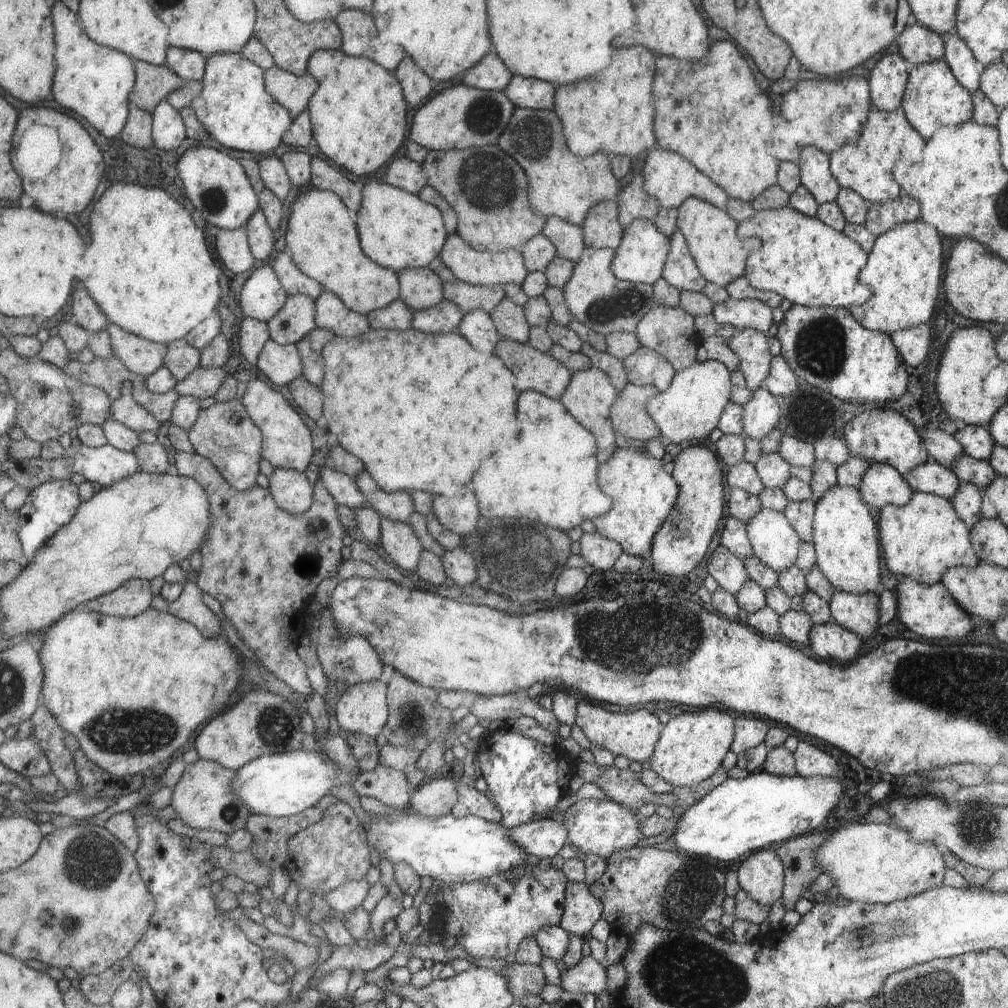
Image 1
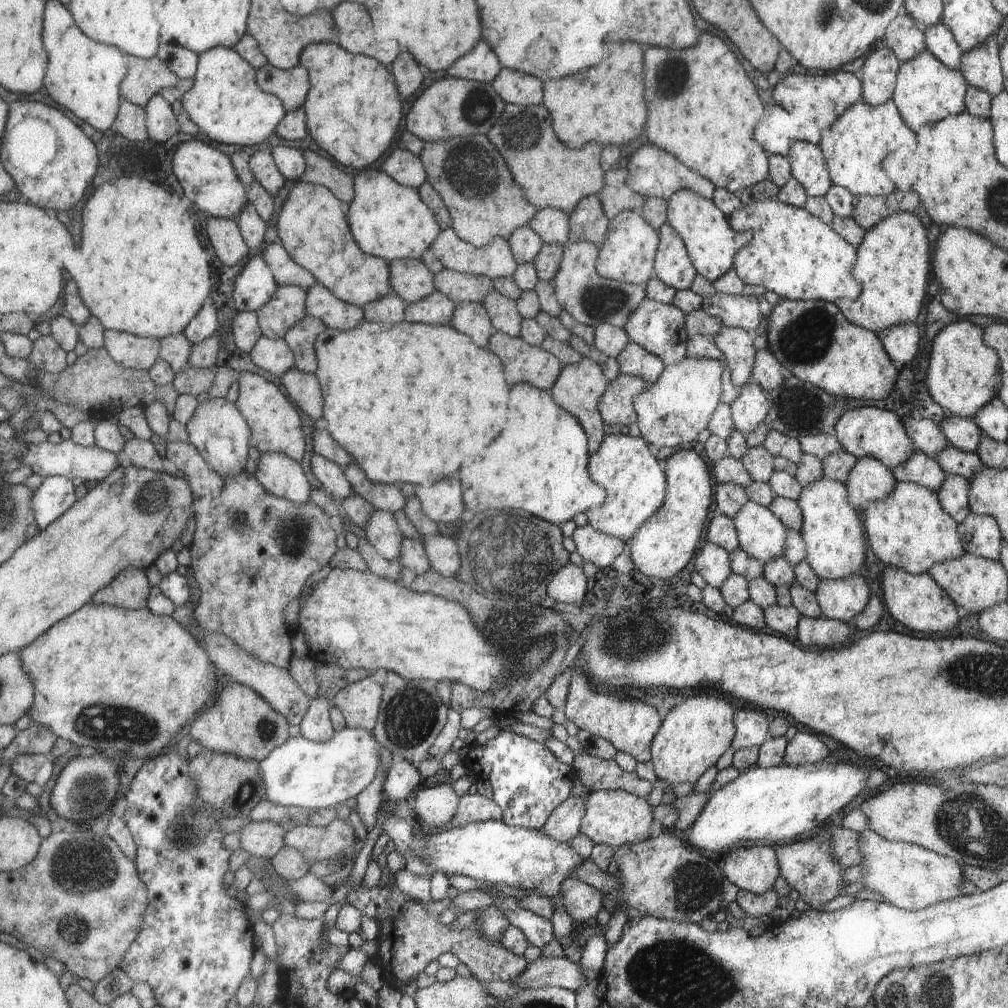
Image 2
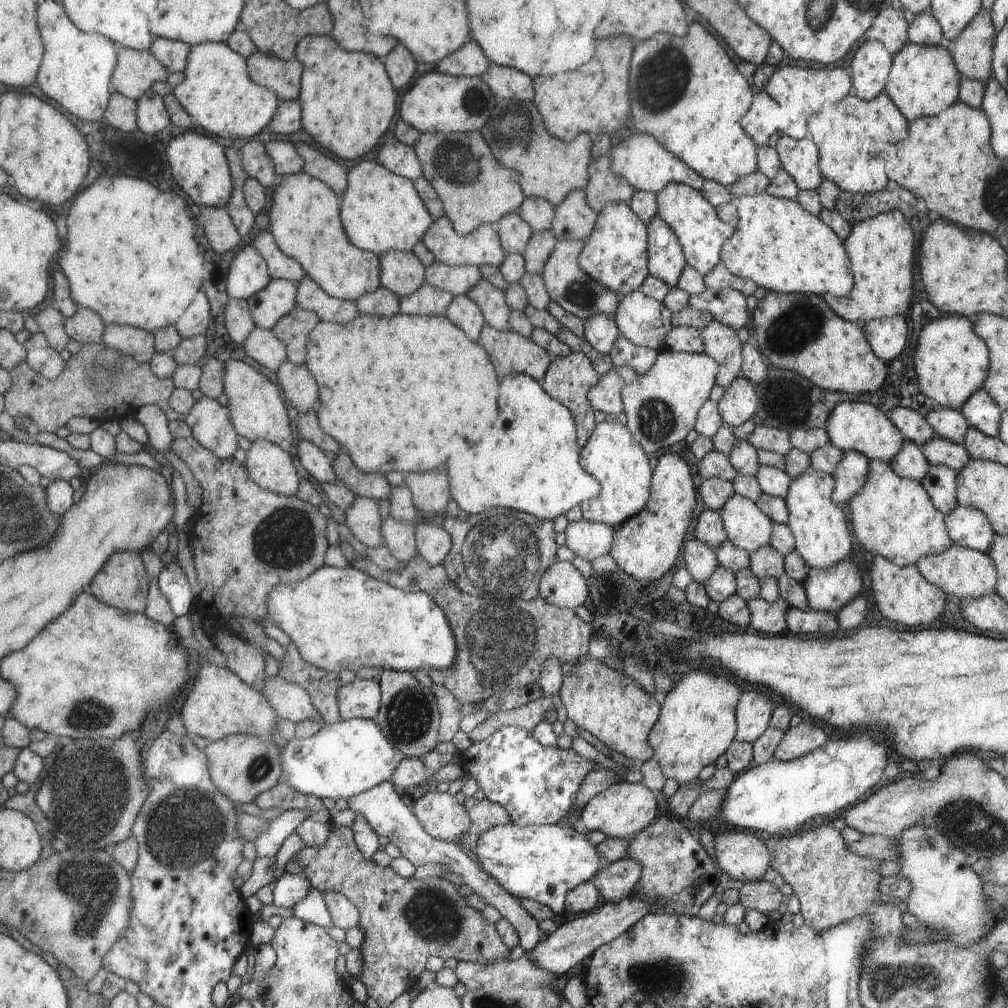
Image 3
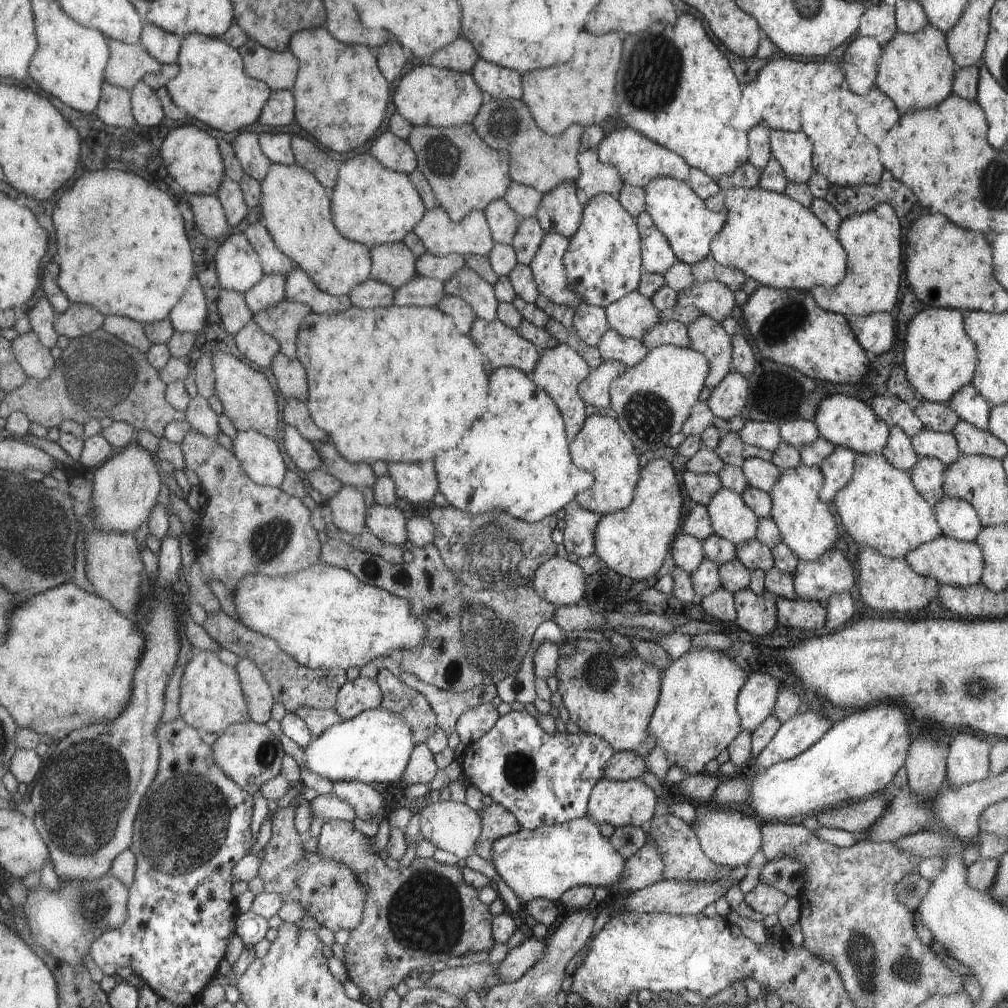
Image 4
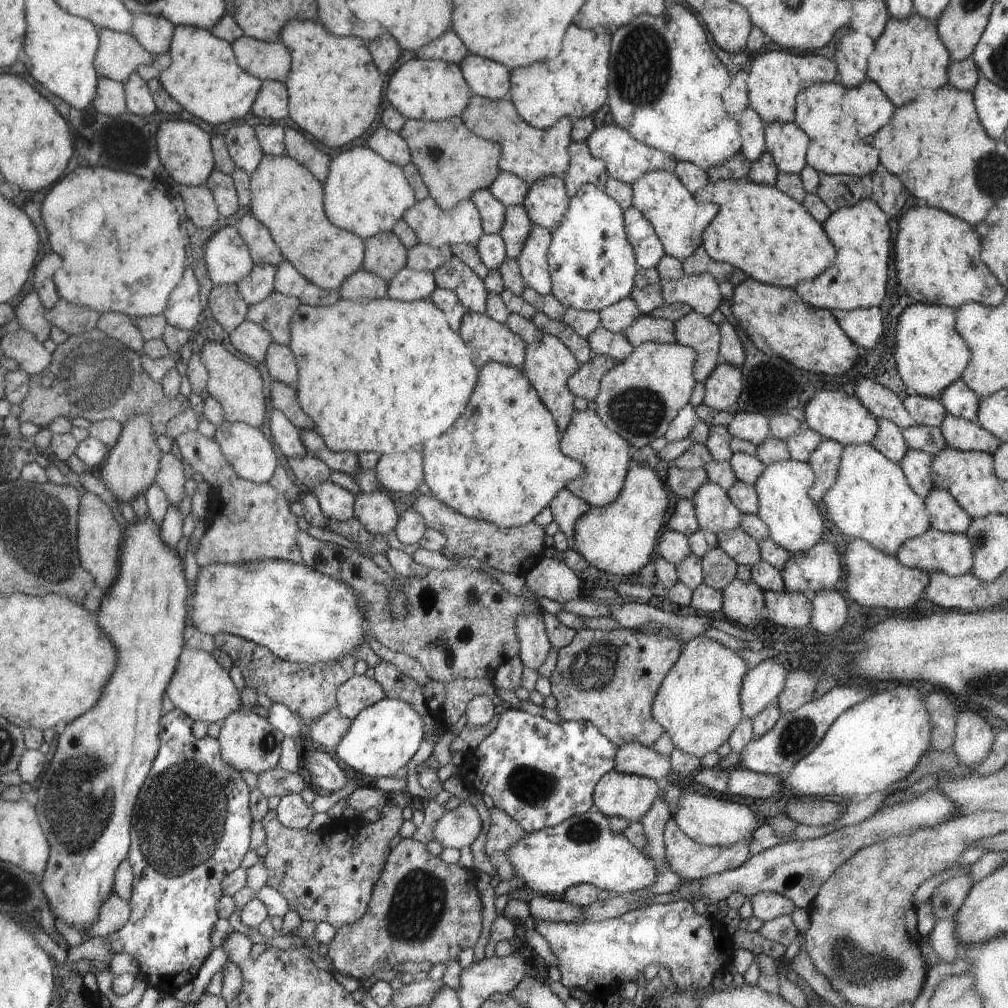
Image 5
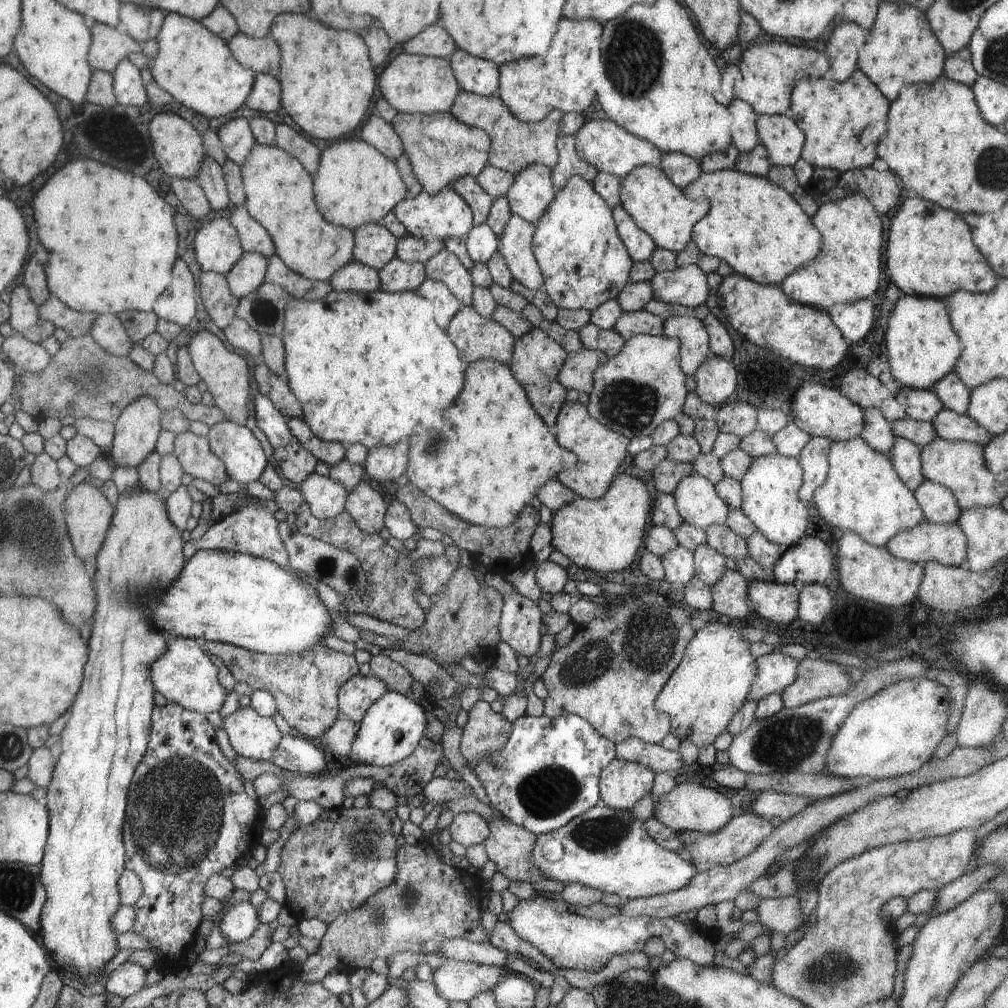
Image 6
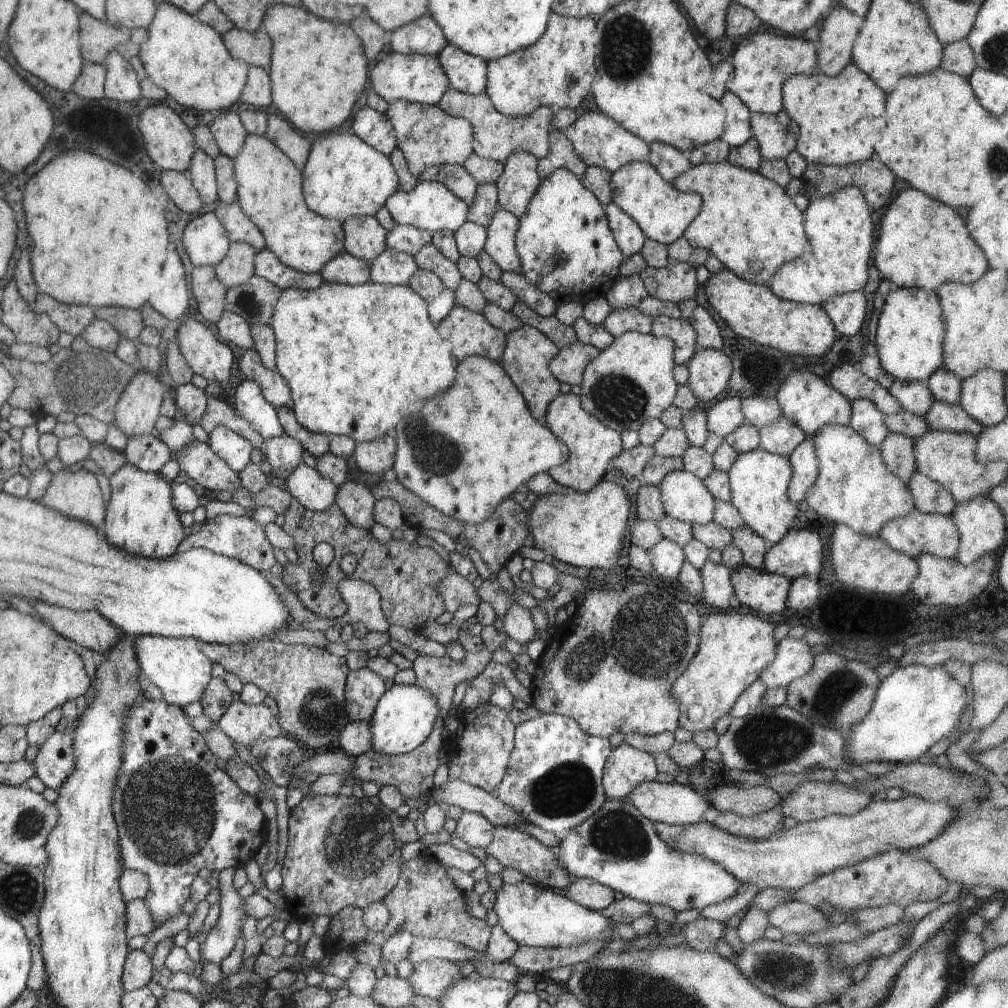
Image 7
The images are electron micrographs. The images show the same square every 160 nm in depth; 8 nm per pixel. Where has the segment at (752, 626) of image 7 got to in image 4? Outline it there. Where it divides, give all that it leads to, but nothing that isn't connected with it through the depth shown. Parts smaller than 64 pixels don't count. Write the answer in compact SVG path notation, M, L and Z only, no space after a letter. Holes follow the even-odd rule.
M690 647L688 652L670 661L662 672L662 690L654 712L651 714L650 732L664 747L669 763L689 772L689 775L704 772L703 768L716 759L744 729L742 718L736 712L736 696L747 682L748 674L726 654L710 648Z

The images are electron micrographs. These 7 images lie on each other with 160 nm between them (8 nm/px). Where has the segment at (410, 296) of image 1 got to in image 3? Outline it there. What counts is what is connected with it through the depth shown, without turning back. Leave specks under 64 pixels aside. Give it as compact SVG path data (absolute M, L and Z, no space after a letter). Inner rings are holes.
M391 250L379 255L382 264L380 284L396 296L403 297L415 293L426 282L426 267L412 251Z

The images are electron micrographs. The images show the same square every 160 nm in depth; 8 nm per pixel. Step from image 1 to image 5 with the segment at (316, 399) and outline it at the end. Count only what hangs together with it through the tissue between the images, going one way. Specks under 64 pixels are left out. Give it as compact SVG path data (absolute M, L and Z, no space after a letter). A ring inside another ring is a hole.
M272 342L264 361L274 381L296 385L298 367L290 346Z

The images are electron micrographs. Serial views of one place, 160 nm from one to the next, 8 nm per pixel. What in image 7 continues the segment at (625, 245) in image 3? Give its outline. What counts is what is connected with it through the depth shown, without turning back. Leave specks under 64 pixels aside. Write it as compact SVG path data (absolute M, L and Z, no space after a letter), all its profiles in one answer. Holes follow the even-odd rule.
M556 169L550 173L550 176L543 178L537 193L534 193L532 200L529 202L526 212L519 218L519 230L515 236L515 247L522 262L521 273L525 276L525 279L538 288L538 290L549 294L557 303L570 301L583 305L591 301L594 297L605 296L619 280L619 266L626 260L623 252L616 244L612 230L610 230L603 204L583 185L582 180L577 175L572 174L572 171L566 169Z

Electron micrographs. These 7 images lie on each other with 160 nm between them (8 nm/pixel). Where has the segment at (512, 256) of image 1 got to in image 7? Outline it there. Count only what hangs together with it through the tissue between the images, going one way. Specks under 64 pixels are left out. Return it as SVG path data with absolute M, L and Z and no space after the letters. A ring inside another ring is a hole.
M419 181L409 191L399 188L391 197L387 198L385 207L396 225L415 226L431 233L443 230L455 233L467 221L467 214L470 212L470 206L459 195L448 190L443 183L436 181Z

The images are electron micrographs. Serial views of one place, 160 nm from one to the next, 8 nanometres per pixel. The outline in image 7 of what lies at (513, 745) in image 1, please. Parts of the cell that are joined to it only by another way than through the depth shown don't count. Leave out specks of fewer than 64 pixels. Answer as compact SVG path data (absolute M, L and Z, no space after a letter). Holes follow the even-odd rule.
M543 713L516 727L514 750L510 754L506 774L494 792L504 804L523 814L527 822L552 832L562 840L569 830L582 825L606 804L608 796L603 786L603 773L612 749L607 738L589 735L575 719L556 713Z

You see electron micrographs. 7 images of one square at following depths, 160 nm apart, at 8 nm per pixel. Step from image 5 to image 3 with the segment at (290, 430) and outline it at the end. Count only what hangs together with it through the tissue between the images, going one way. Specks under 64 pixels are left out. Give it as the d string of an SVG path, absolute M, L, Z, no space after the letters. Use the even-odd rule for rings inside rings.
M300 439L297 444L297 454L302 464L302 468L312 476L316 478L318 482L322 483L334 483L336 482L336 473L332 466L332 458L329 454L320 450L312 442Z

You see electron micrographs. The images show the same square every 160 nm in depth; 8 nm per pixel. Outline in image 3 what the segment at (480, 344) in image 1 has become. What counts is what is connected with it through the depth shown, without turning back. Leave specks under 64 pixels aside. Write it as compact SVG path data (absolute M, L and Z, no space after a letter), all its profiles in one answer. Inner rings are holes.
M456 295L445 308L444 315L451 319L456 326L459 326L471 341L477 342L483 326L486 325L483 311L466 295Z

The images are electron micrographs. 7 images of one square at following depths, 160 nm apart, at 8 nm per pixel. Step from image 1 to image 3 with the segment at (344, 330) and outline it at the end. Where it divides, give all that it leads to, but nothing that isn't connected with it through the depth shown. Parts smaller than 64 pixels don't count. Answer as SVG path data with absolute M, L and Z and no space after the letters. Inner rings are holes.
M308 276L298 283L298 306L314 311L320 321L331 323L347 323L360 315L358 303L334 298Z

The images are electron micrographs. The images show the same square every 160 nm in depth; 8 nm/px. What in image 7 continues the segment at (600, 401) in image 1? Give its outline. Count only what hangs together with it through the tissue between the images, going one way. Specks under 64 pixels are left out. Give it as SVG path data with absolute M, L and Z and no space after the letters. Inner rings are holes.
M523 324L506 334L506 348L500 363L506 368L508 376L526 401L528 410L540 424L546 424L548 405L560 394L561 382L551 373L550 369L550 362L559 353L559 350L543 331L530 325Z

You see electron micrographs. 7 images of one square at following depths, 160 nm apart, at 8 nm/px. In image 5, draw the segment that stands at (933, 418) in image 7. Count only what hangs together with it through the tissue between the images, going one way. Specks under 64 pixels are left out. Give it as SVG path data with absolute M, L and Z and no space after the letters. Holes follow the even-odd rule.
M947 414L939 429L947 446L961 451L982 451L993 455L1001 440L977 422Z

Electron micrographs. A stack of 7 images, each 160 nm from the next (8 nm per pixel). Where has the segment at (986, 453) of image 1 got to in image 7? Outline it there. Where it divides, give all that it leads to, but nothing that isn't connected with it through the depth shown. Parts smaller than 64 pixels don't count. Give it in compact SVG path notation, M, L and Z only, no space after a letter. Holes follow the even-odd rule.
M894 379L889 391L905 411L920 416L925 416L932 403L936 401L925 380L903 381Z

